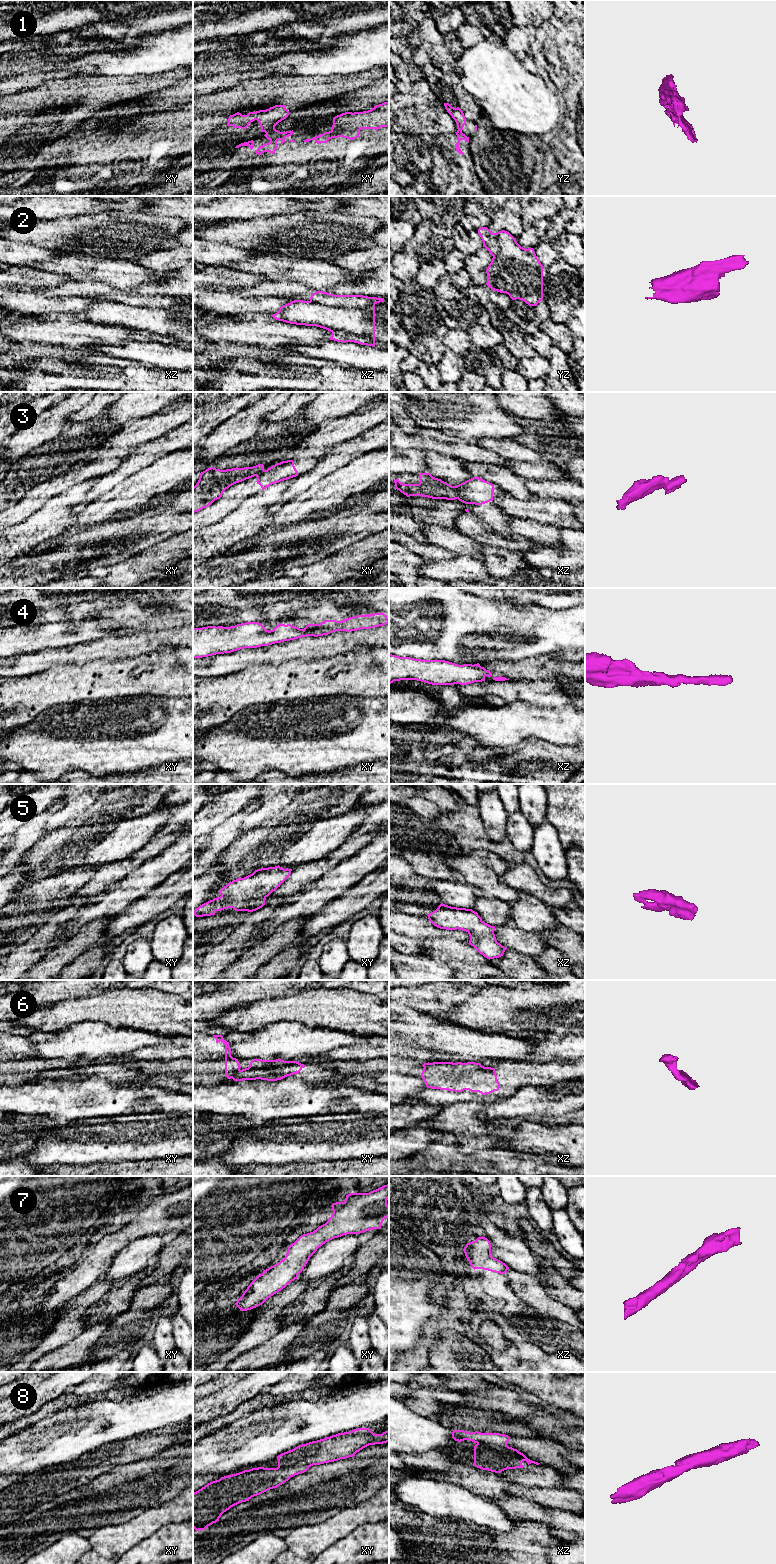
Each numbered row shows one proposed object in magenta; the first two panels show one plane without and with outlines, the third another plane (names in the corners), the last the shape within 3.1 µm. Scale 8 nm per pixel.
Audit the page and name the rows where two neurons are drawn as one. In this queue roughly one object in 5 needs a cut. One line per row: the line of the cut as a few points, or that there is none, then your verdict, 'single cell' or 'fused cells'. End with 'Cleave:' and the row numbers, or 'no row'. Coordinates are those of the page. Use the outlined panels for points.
1: xy (274, 128), (266, 134) | fused cells
2: no cut | single cell
3: xz (454, 486), (457, 491), (457, 498) | fused cells
4: no cut | single cell
5: no cut | single cell
6: xy (239, 1069), (231, 1077) | fused cells
7: no cut | single cell
8: no cut | single cell
Cleave: 1, 3, 6

